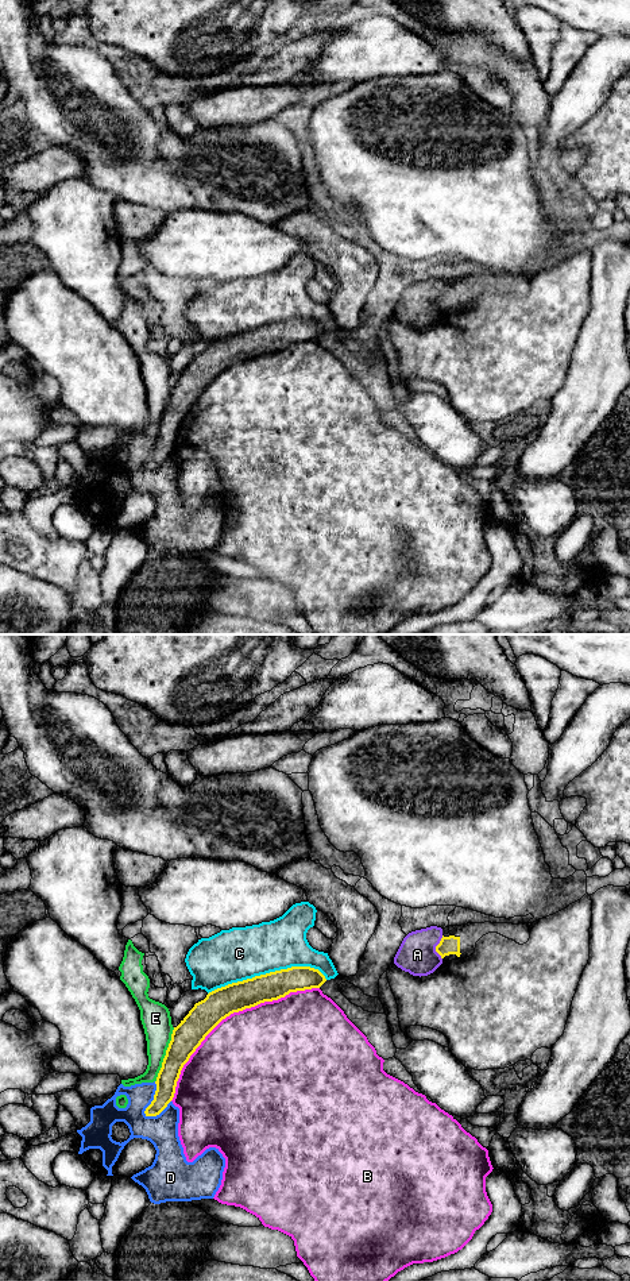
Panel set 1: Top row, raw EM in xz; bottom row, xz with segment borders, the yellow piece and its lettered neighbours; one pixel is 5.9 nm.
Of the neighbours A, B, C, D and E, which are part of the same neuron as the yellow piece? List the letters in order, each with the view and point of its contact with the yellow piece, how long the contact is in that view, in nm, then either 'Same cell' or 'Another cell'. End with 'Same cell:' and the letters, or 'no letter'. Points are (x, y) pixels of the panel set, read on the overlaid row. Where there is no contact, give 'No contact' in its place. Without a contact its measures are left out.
A: Touches yellow at xz (436, 948). Shared border 140 nm. Another cell
B: Touches yellow at xz (230, 1014). Shared border 1100 nm. Another cell
C: Touches yellow at xz (267, 973). Shared border 700 nm. Another cell
D: Touches yellow at xz (154, 1099). Shared border 220 nm. Another cell
E: Touches yellow at xz (166, 1054). Shared border 340 nm. Another cell
Same cell: no letter

